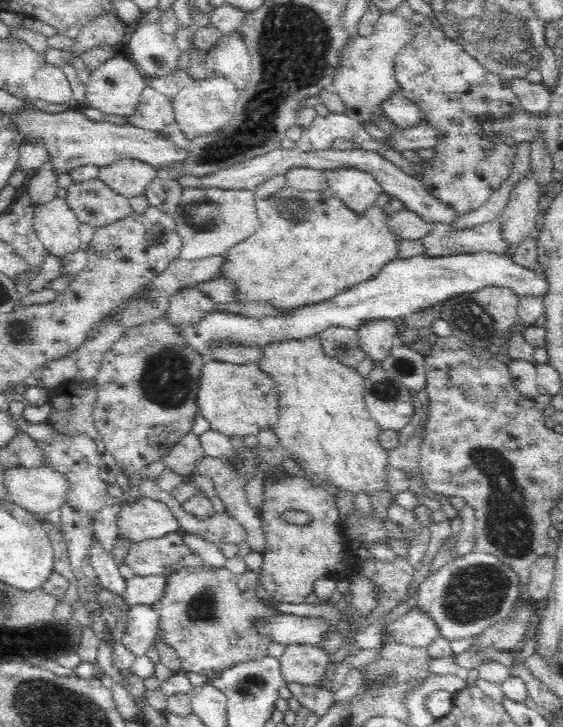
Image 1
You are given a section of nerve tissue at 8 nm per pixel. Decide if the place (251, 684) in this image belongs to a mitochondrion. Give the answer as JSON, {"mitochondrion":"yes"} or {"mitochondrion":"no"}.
{"mitochondrion":"yes"}

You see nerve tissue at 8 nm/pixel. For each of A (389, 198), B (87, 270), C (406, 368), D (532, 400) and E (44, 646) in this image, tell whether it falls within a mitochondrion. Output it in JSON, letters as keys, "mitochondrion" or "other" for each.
{"A":"other","B":"other","C":"mitochondrion","D":"other","E":"other"}

